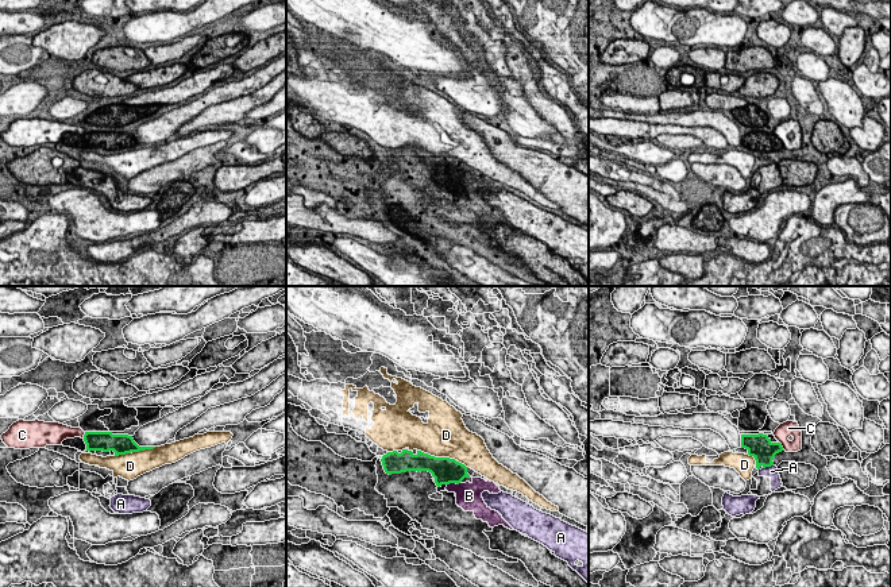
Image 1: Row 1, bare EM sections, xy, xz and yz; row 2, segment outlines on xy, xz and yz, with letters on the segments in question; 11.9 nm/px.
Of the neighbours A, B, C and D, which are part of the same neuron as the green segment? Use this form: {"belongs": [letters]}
{"belongs": ["B"]}

